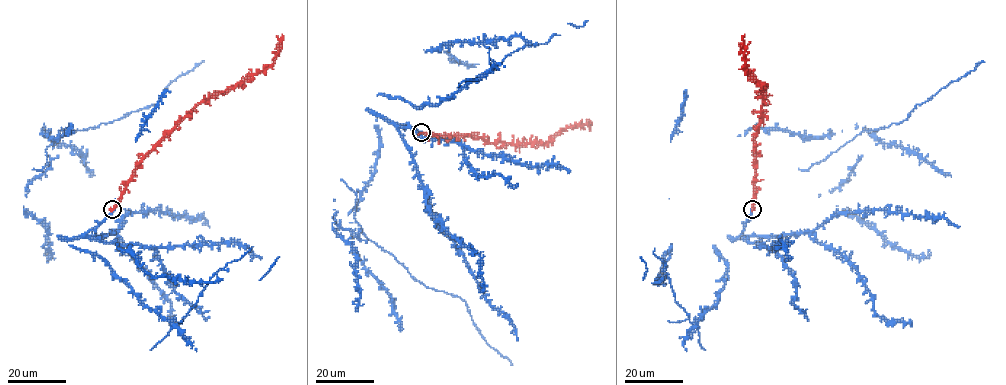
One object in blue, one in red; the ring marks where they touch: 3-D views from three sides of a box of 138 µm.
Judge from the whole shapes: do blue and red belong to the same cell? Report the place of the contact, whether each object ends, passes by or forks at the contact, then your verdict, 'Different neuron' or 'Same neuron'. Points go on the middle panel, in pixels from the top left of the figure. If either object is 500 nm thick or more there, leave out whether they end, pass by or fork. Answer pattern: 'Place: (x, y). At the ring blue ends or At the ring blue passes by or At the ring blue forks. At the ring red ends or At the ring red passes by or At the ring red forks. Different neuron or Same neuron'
Place: (421, 132). Same neuron

